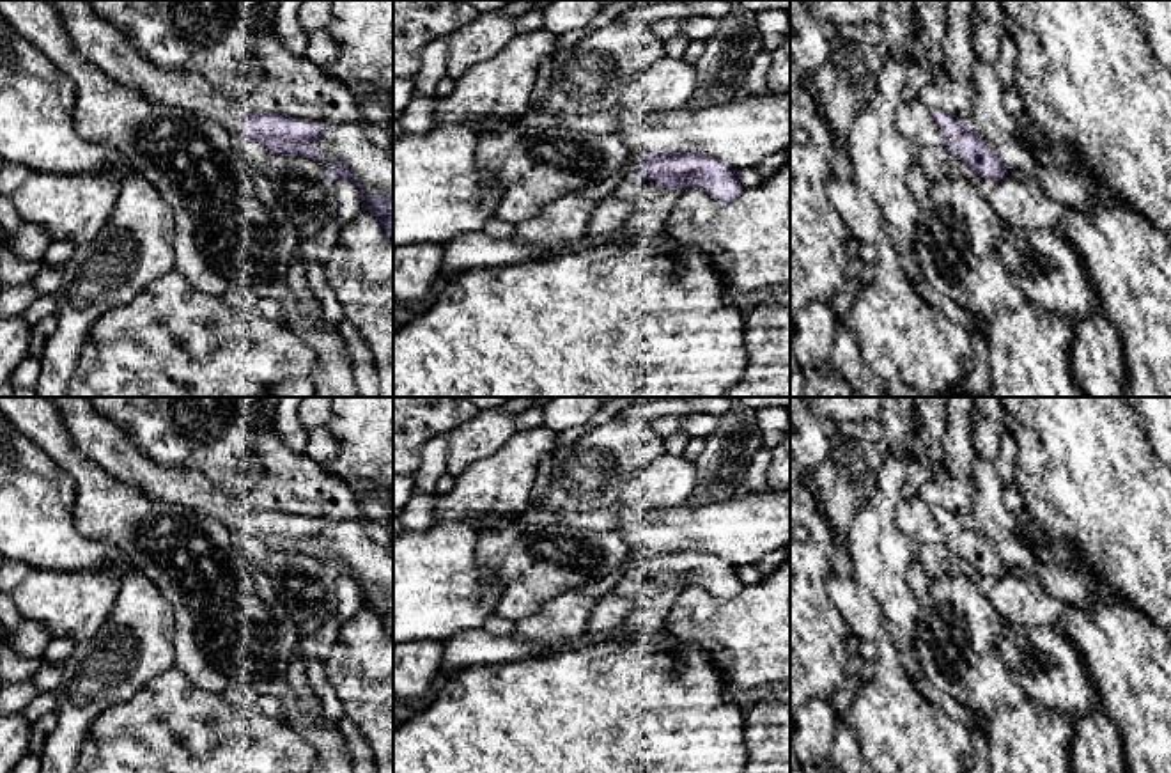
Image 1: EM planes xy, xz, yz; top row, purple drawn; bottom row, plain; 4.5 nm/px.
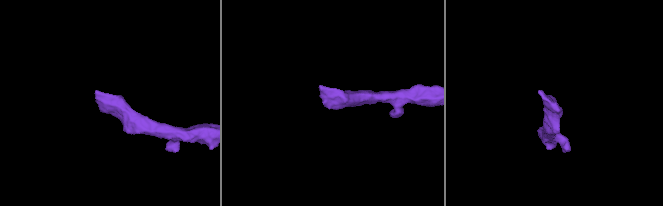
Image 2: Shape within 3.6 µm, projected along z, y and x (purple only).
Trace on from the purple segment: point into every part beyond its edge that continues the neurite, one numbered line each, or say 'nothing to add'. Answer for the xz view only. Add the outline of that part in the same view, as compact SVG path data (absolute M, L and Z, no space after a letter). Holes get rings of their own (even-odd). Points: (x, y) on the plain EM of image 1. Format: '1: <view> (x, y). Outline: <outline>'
1: xz (633, 584). Outline: M631 558L624 564L624 574L611 590L611 594L640 599L647 594L654 594L661 589L661 583L654 578L643 576L640 573L640 558Z

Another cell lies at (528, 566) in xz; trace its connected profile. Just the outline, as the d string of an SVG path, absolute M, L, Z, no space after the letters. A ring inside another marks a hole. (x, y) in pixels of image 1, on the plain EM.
M508 523L480 532L477 564L498 592L492 615L517 622L558 596L620 571L632 551L618 530Z

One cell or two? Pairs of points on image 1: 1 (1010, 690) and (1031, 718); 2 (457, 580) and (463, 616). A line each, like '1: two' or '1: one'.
1: two
2: one

